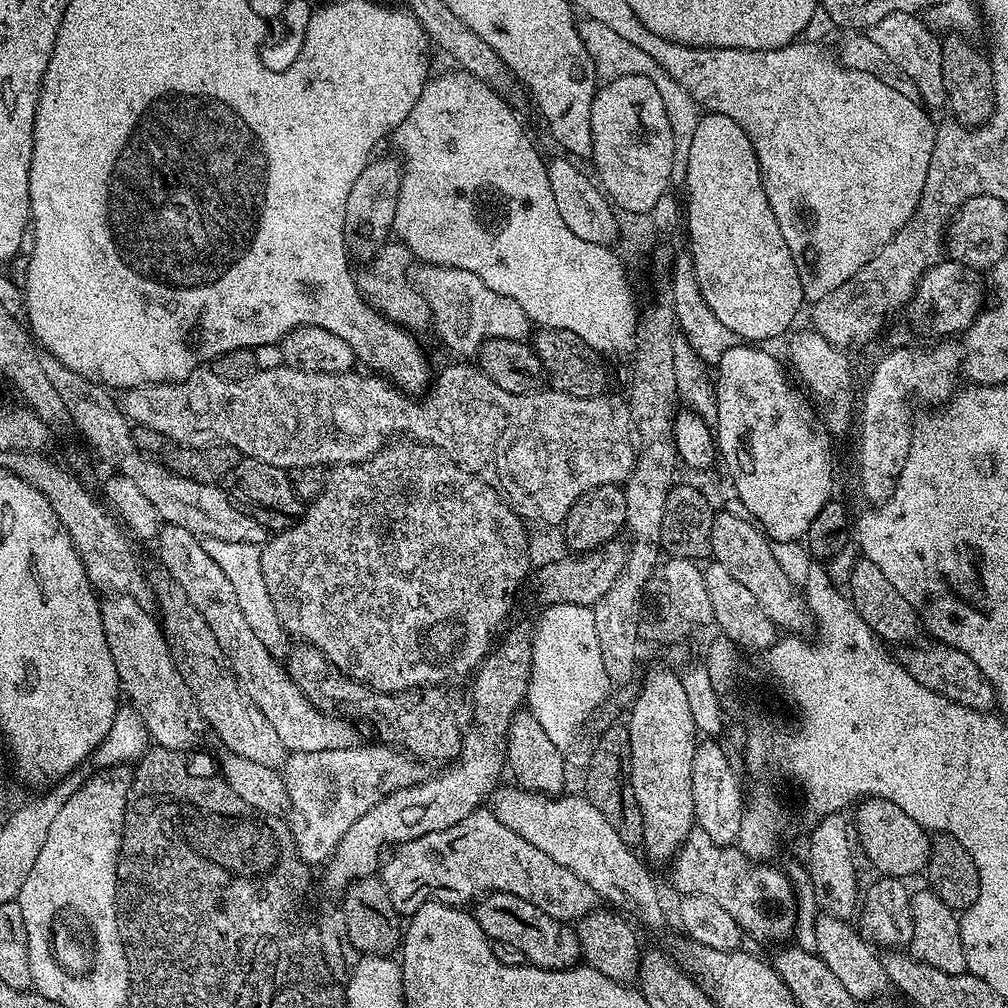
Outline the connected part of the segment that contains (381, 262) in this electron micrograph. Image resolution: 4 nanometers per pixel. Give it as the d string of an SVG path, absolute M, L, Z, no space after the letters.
M388 242L377 251L371 260L363 265L361 272L355 273L355 283L361 296L382 315L402 325L409 330L429 327L432 315L422 298L422 294L416 289L415 283L410 279L410 269L414 264L412 251L402 242Z

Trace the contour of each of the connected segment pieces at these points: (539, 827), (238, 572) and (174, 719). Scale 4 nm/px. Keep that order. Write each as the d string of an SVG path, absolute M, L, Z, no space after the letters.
M519 786L504 787L497 787L490 797L490 810L502 826L514 830L514 834L522 834L530 846L538 846L538 850L550 854L558 866L566 866L566 870L578 874L578 878L588 883L601 901L609 900L604 902L613 909L629 917L637 916L648 928L663 926L664 908L660 905L656 884L648 873L649 865L643 859L640 861L630 845L618 838L614 826L598 814L587 796L531 792Z
M204 540L204 549L214 562L222 568L222 574L230 578L230 586L234 586L234 594L238 594L238 606L242 606L242 614L246 622L254 629L254 634L274 659L281 662L287 661L290 637L282 622L278 618L278 612L274 610L274 602L266 590L266 578L262 578L262 558L260 548L254 544L242 542L222 542L221 540Z
M112 594L109 597L100 605L100 616L123 695L132 699L129 700L130 707L142 718L149 736L155 733L156 739L162 740L162 744L169 748L191 749L206 725L182 674L176 668L161 621L153 613L152 617L136 601L135 595Z

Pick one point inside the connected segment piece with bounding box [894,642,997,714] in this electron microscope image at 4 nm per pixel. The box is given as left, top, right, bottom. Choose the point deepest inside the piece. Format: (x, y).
(940, 667)

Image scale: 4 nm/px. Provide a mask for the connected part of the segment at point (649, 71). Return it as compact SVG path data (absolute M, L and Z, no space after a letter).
M587 18L581 19L578 23L578 34L582 38L582 46L586 46L586 50L590 54L597 81L607 82L627 76L641 76L650 78L650 82L654 82L658 94L662 94L662 102L666 106L666 114L670 118L670 134L674 134L672 184L683 185L686 178L686 162L690 158L690 142L694 138L694 130L698 130L698 122L702 115L694 98L690 98L690 94L686 94L686 90L682 86L678 86L678 82L674 82L674 78L670 78L670 74L666 74L666 70L662 70L662 66L658 66L658 62L654 62L654 58L650 58L650 54L645 54L639 46L626 42L626 38L622 38L602 22L594 22Z

